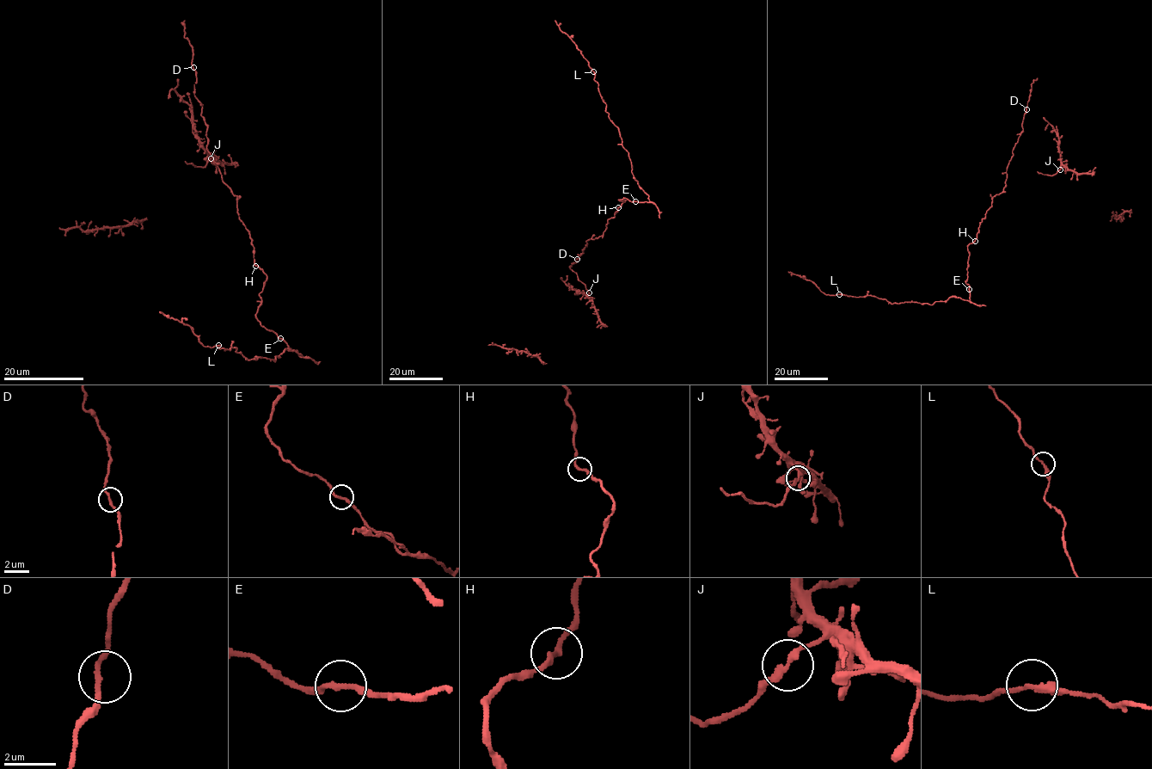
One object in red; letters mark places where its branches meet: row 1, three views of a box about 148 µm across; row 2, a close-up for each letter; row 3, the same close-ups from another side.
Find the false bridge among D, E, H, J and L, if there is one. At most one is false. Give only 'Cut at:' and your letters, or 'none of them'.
Cut at: J

